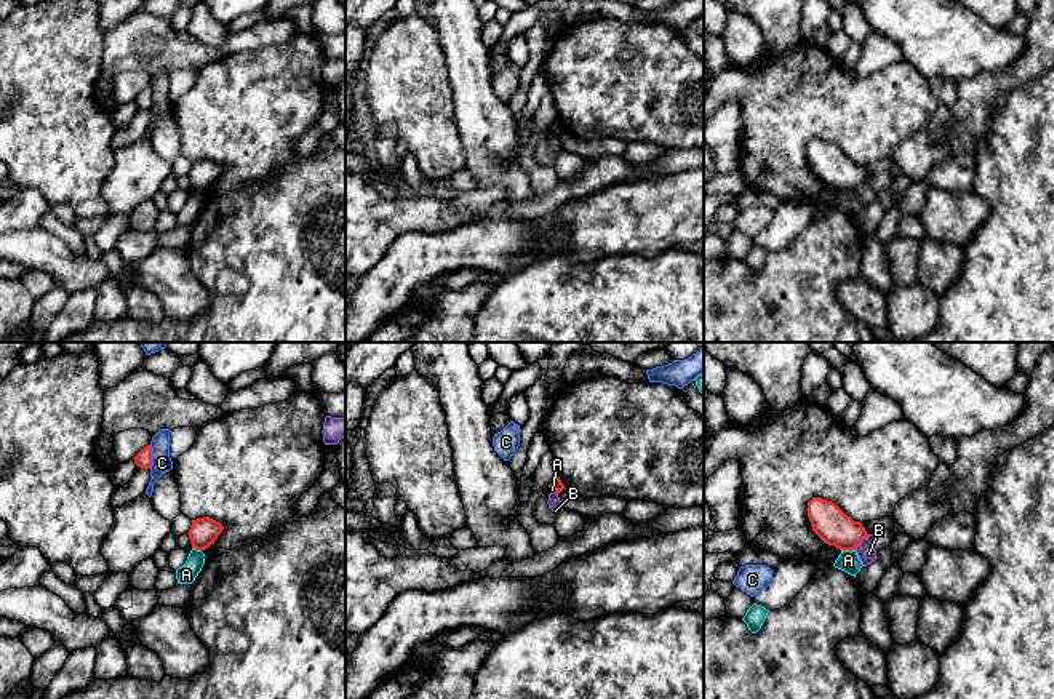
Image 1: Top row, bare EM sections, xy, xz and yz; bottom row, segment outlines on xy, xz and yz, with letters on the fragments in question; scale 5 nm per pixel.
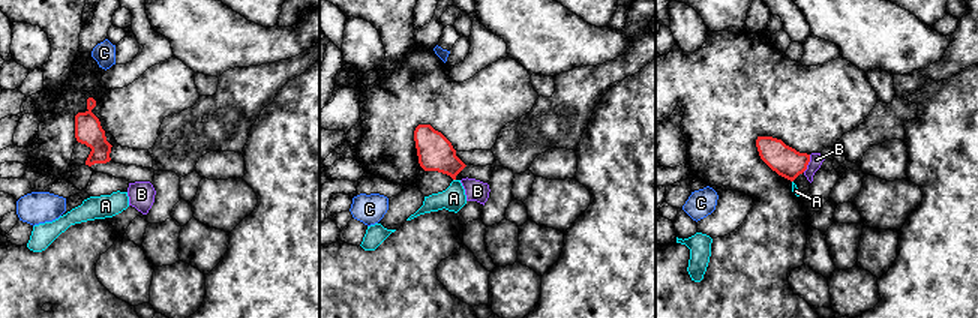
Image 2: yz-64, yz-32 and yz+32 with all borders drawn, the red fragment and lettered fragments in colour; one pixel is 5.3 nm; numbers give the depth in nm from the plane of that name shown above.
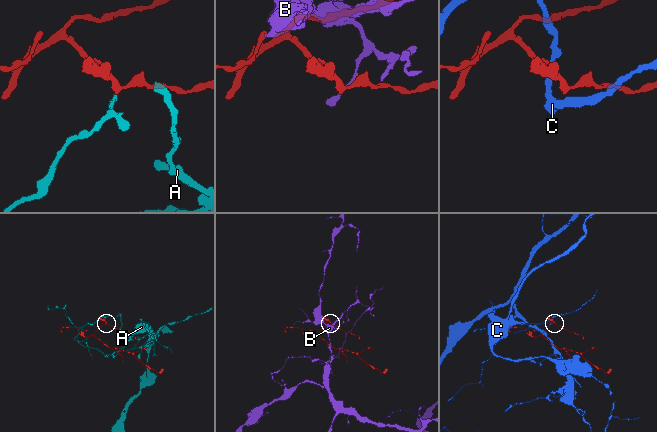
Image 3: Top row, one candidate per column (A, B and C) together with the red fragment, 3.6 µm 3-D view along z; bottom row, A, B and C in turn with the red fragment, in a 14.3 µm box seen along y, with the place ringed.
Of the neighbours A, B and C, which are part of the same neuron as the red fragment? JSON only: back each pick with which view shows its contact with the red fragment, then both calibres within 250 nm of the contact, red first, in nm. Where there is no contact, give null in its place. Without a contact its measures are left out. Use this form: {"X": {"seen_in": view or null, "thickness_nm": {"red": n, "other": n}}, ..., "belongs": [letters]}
{"belongs": []}

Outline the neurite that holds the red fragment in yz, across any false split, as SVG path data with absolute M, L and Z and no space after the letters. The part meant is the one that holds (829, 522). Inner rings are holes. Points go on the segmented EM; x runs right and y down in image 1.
M812 497L806 510L812 531L828 545L840 550L856 550L867 537L862 523L854 521L832 501Z

